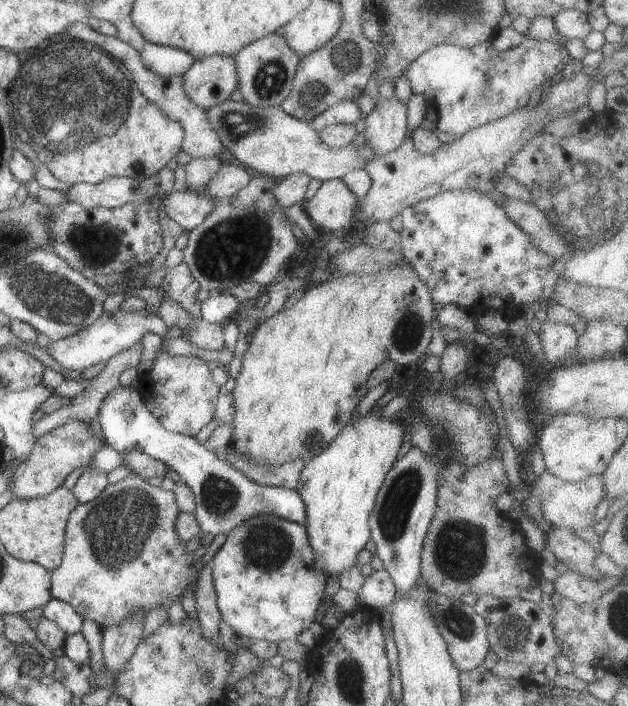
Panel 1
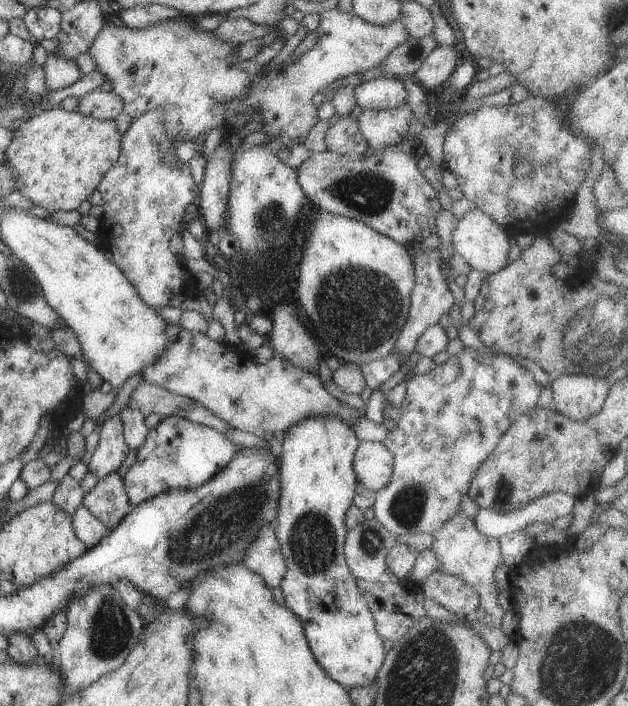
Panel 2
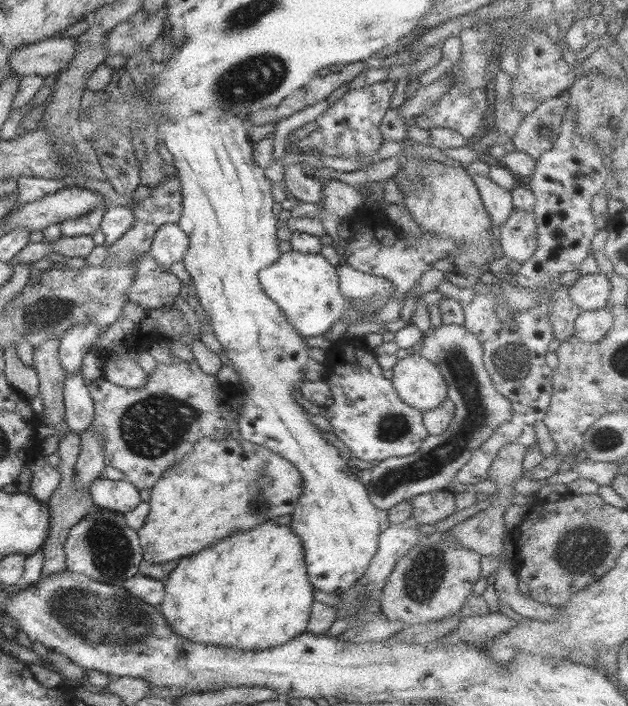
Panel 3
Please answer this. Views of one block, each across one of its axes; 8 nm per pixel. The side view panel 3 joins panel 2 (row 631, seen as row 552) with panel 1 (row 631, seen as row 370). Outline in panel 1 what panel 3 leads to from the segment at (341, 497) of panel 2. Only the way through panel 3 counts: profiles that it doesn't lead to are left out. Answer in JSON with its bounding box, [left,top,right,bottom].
[212,514,327,643]

